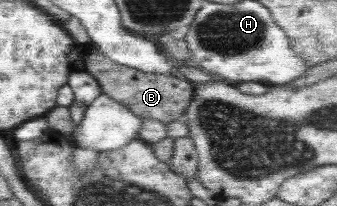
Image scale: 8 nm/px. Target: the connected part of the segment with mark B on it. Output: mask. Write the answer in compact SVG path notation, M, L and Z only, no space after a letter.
M93 47L85 55L85 71L99 82L103 95L124 104L136 117L142 119L155 119L165 124L177 121L194 95L192 82L174 75L144 73L142 70L120 65Z

